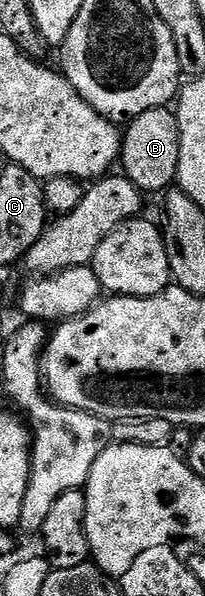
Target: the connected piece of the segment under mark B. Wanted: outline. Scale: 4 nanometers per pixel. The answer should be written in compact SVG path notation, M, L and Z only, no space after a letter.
M169 107L157 108L133 117L126 126L122 137L121 171L143 194L165 193L178 178L180 126L177 115Z

